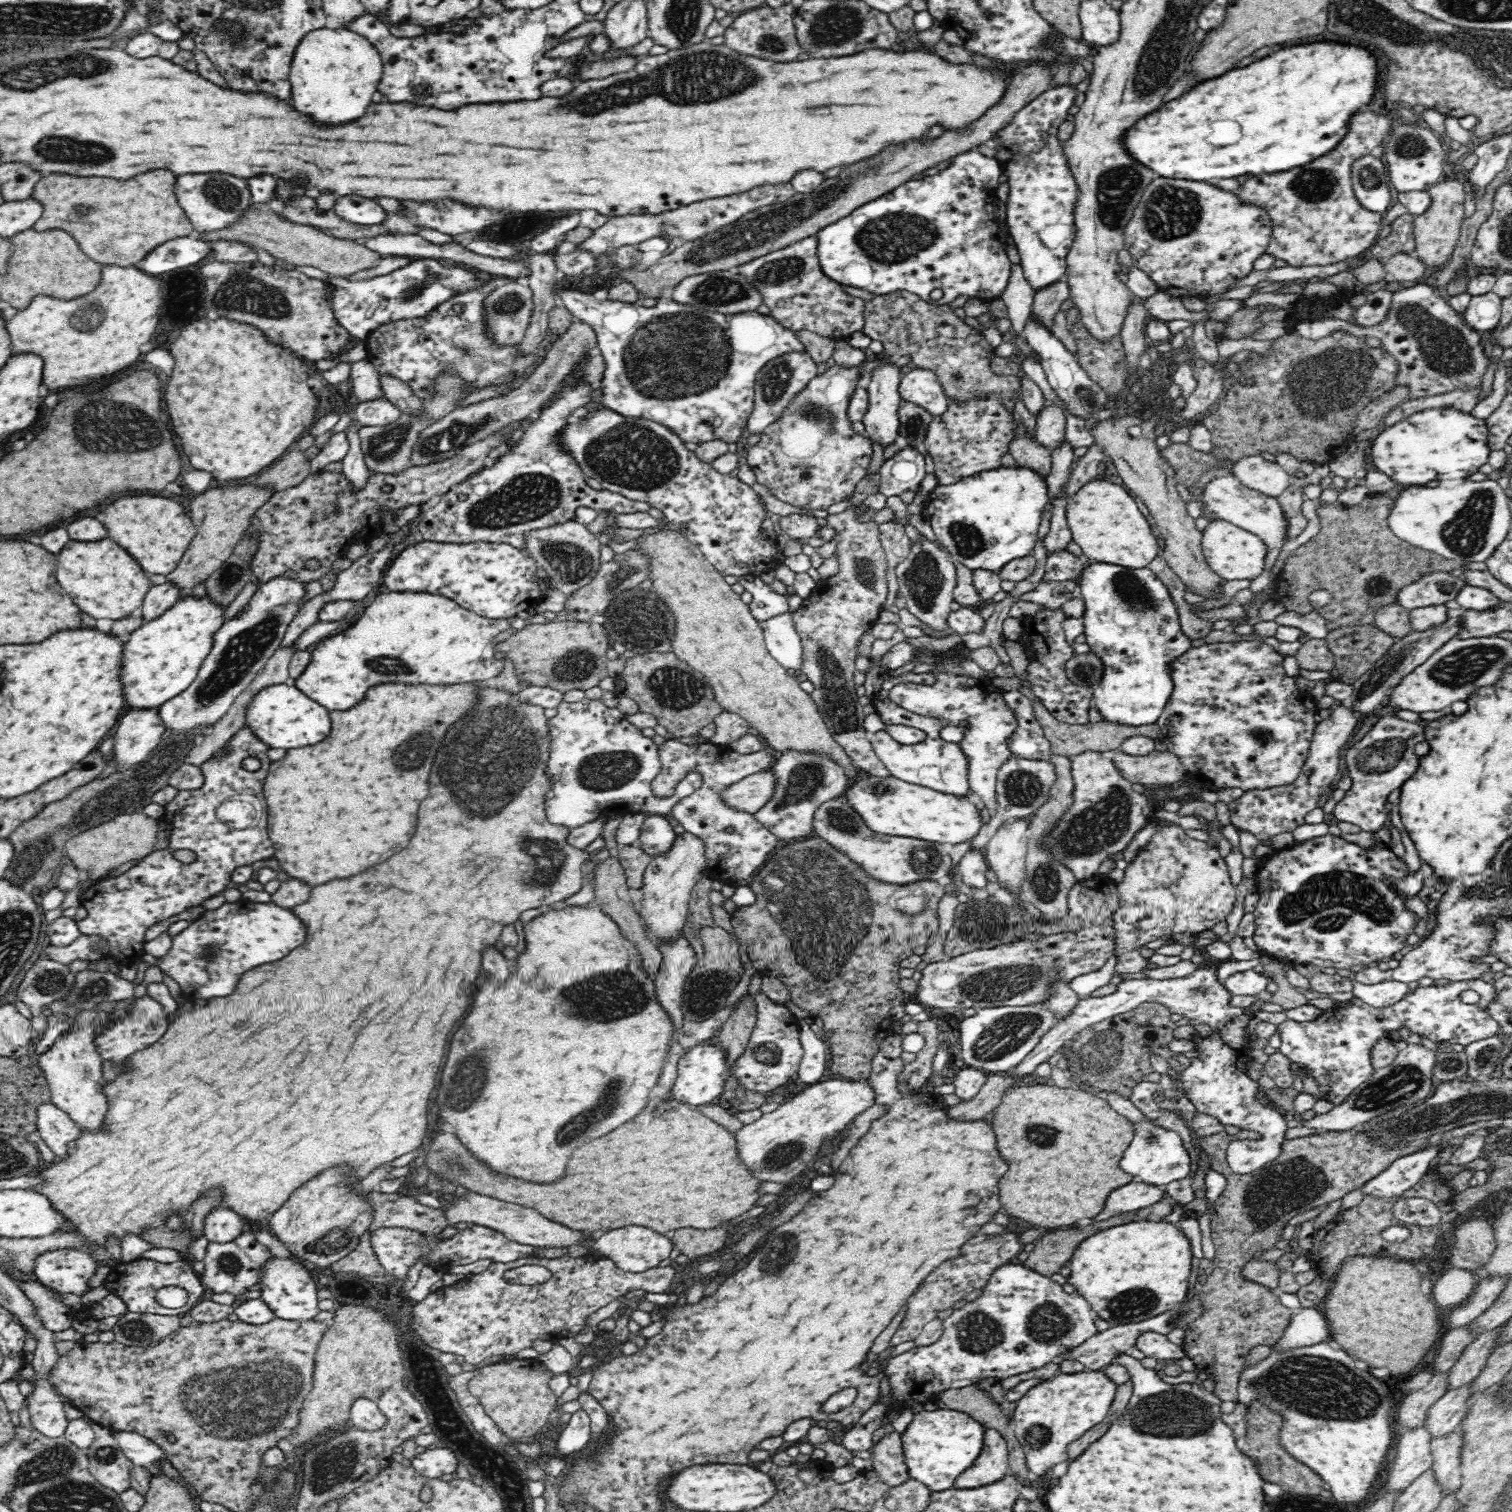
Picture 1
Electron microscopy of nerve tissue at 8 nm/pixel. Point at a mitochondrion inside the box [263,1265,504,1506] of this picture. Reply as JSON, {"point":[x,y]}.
{"point":[331,1465]}

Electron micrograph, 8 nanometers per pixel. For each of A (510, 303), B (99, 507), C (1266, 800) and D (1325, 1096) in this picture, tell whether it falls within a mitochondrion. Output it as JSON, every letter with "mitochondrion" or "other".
{"A":"mitochondrion","B":"other","C":"other","D":"other"}

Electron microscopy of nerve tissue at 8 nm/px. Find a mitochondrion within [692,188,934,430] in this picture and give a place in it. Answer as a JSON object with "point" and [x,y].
{"point":[780,270]}

